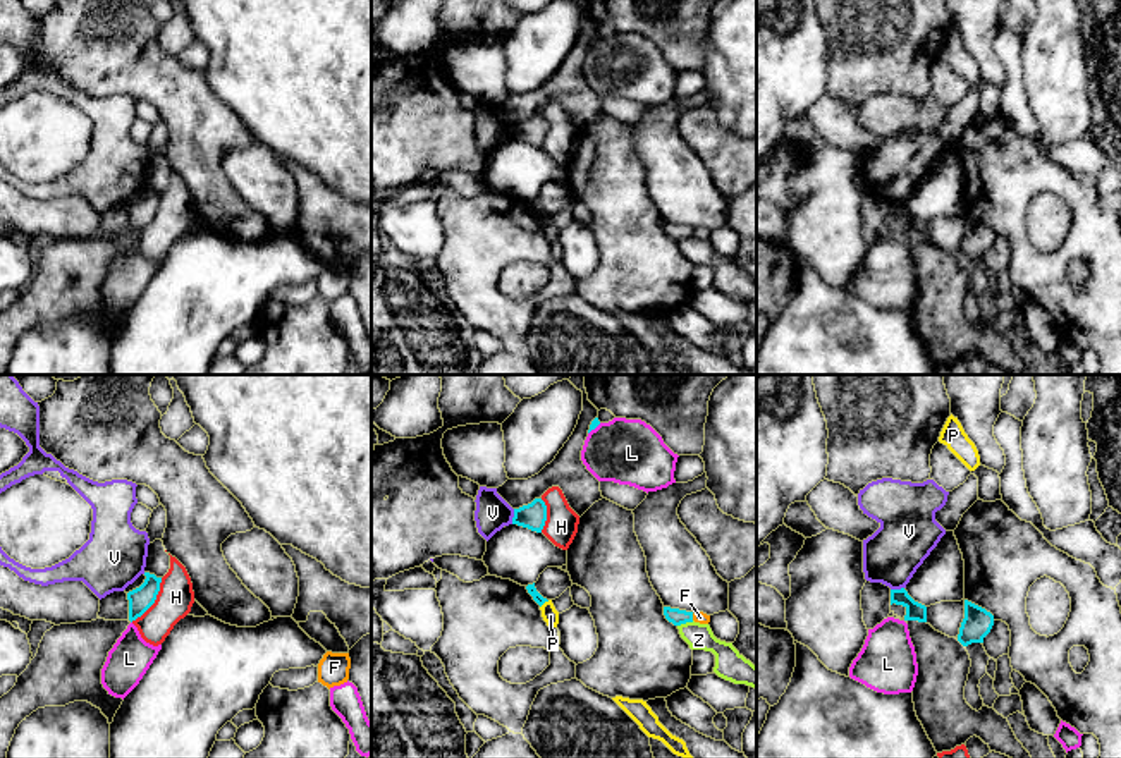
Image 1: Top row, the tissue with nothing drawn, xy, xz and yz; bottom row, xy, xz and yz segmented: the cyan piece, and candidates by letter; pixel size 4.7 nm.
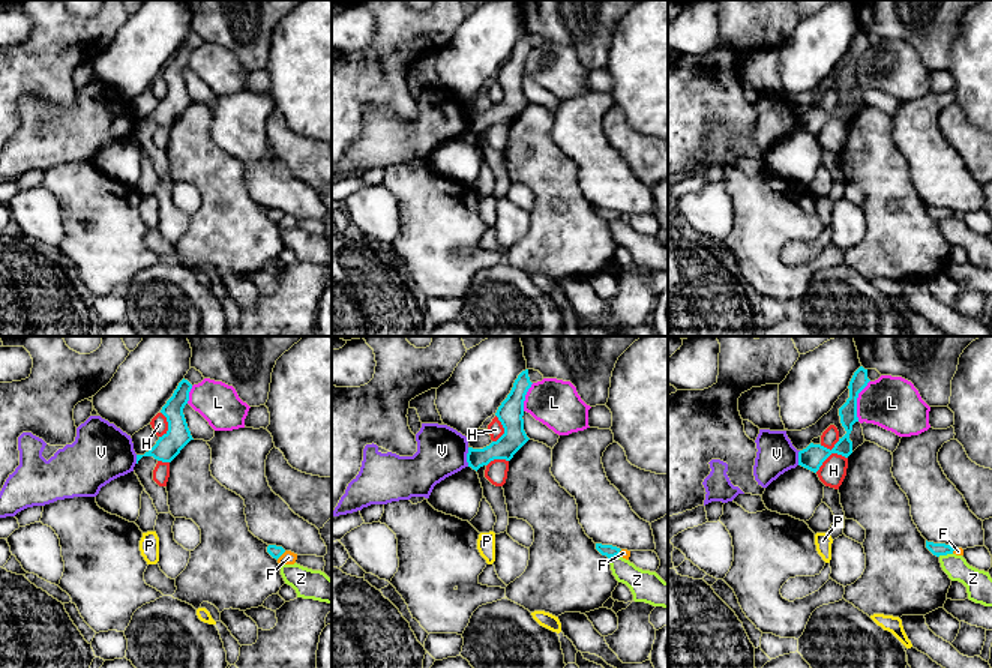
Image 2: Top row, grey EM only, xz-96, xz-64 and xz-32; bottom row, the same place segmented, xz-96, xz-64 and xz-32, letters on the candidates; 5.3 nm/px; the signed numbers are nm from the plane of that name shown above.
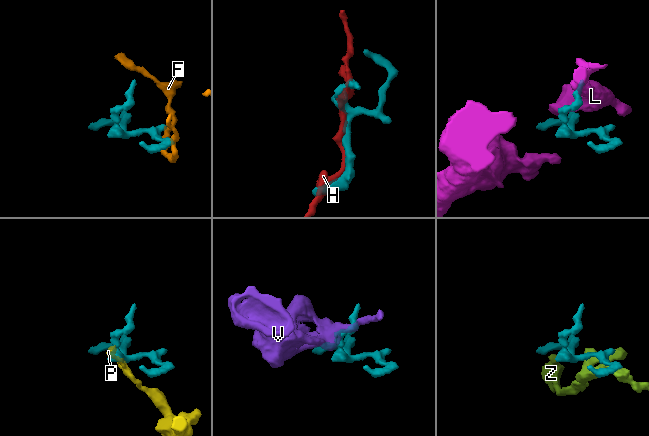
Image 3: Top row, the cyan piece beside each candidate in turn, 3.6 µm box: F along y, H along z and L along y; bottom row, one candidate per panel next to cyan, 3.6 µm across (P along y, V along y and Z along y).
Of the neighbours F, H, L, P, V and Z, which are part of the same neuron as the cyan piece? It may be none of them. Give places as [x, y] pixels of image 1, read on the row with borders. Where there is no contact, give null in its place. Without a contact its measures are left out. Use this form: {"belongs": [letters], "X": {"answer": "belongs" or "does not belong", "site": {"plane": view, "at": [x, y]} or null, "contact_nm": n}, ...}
{"belongs": [], "F": {"answer": "does not belong", "site": {"plane": "xz", "at": [692, 617]}, "contact_nm": 30}, "H": {"answer": "does not belong", "site": {"plane": "xy", "at": [153, 602]}, "contact_nm": 260}, "L": {"answer": "does not belong", "site": {"plane": "xz", "at": [594, 428]}, "contact_nm": 80}, "P": {"answer": "does not belong", "site": {"plane": "xz", "at": [544, 602]}, "contact_nm": 60}, "V": {"answer": "does not belong", "site": {"plane": "xz", "at": [514, 516]}, "contact_nm": 70}, "Z": {"answer": "does not belong", "site": {"plane": "xz", "at": [685, 623]}, "contact_nm": 80}}

